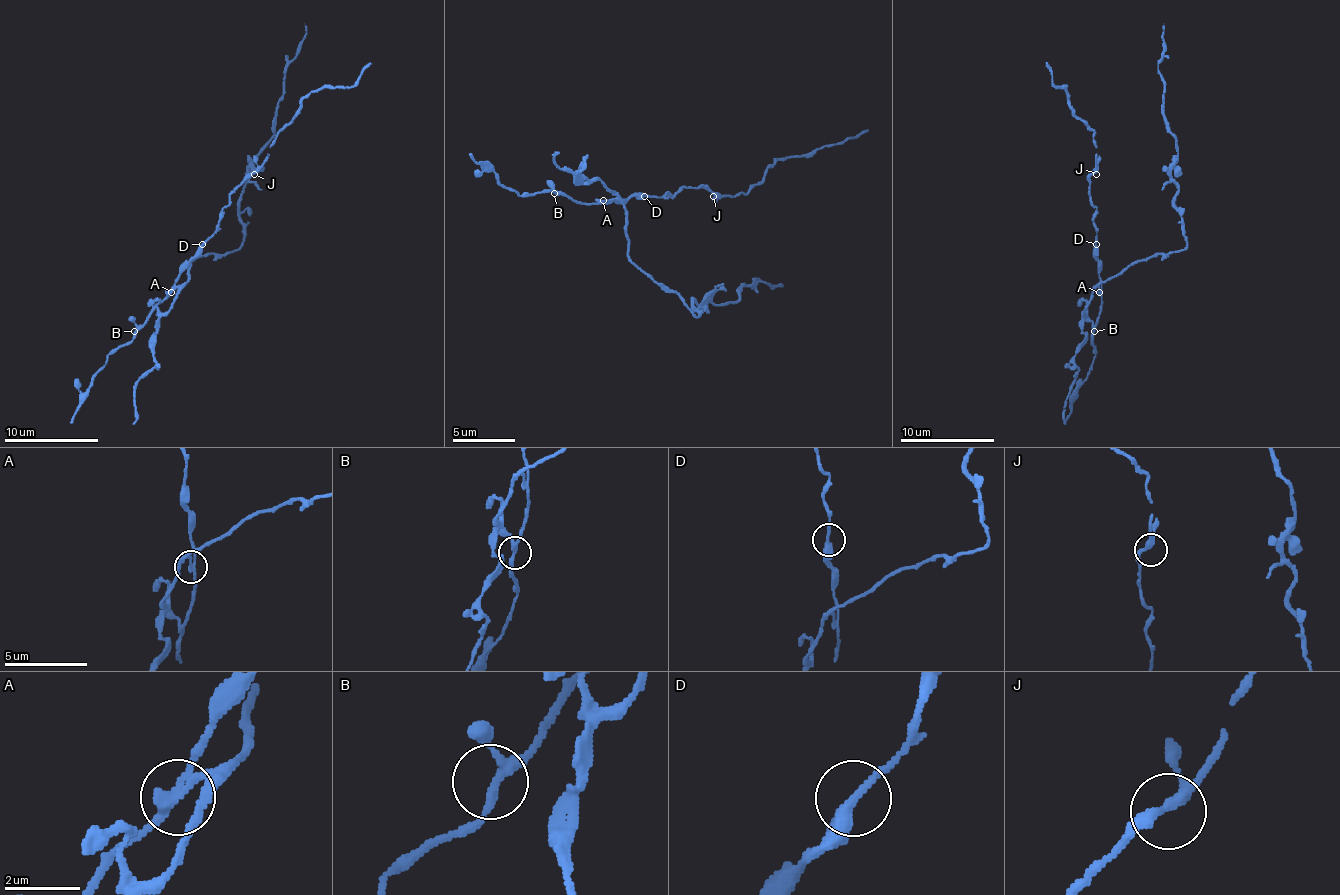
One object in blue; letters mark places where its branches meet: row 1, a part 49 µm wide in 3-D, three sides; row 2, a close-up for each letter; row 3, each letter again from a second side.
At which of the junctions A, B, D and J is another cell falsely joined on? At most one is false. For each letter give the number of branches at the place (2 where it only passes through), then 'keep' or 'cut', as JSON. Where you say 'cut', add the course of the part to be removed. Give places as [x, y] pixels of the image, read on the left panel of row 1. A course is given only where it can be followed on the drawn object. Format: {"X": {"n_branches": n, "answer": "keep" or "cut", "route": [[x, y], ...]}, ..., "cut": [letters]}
{"A": {"n_branches": 3, "answer": "cut", "route": [[172, 291], [188, 279], [191, 261], [240, 246], [247, 164], [273, 136], [303, 23]]}, "B": {"n_branches": 3, "answer": "keep"}, "D": {"n_branches": 2, "answer": "keep"}, "J": {"n_branches": 3, "answer": "keep"}, "cut": ["A"]}

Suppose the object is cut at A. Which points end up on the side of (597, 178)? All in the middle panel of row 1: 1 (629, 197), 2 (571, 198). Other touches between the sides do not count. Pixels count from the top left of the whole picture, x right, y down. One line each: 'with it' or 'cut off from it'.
1: cut off from it
2: cut off from it

